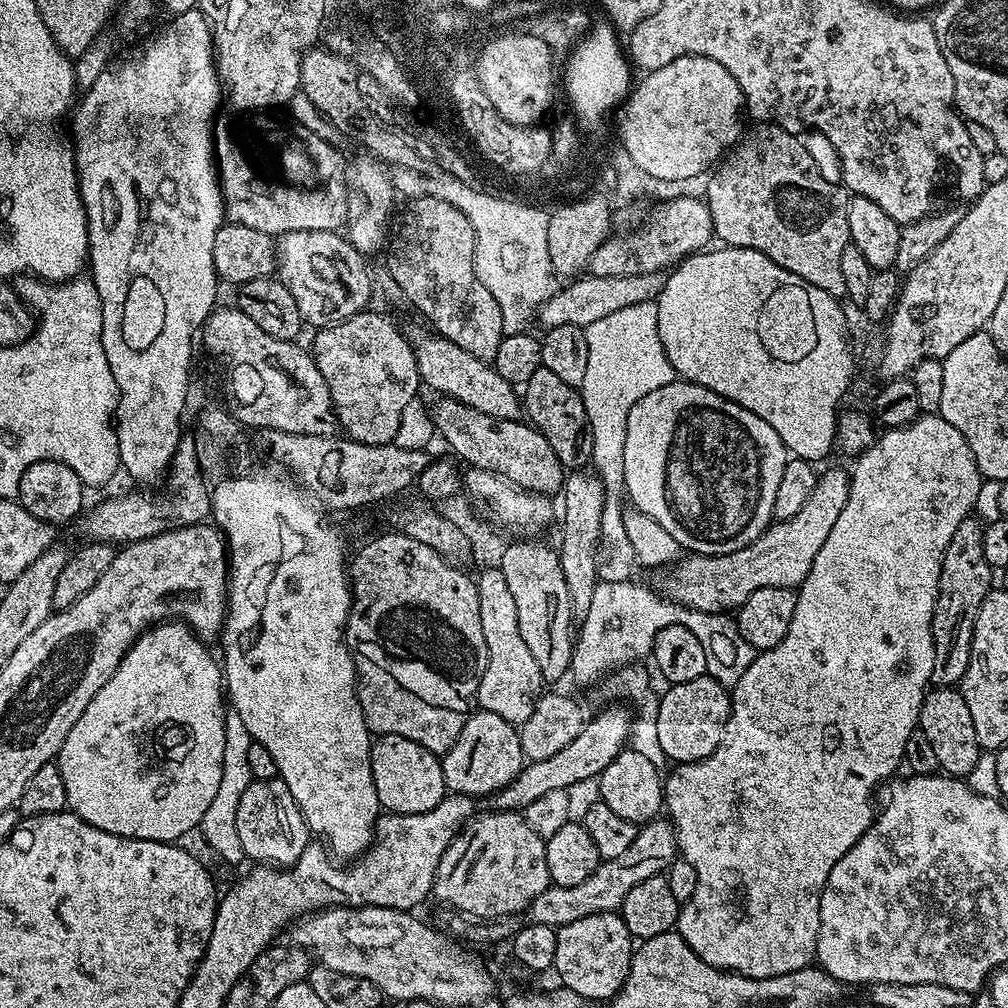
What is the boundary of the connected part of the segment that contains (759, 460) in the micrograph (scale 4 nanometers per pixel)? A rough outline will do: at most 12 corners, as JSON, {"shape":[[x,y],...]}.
{"shape":[[677,378],[634,402],[624,490],[698,556],[773,523],[774,426]]}

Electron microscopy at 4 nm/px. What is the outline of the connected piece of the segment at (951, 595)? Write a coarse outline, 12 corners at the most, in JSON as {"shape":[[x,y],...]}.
{"shape":[[970,514],[942,558],[932,623],[936,686],[959,685],[974,618],[994,588]]}

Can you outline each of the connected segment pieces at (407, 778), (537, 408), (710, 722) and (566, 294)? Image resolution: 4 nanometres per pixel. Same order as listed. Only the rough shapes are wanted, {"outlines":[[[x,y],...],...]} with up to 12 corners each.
{"outlines":[[[401,736],[372,746],[385,813],[422,814],[446,795],[435,752]],[[540,367],[522,408],[566,470],[592,463],[579,391]],[[710,675],[665,687],[658,743],[669,761],[704,760],[732,713]],[[659,272],[581,275],[538,313],[541,329],[590,327],[598,318],[650,302]]]}

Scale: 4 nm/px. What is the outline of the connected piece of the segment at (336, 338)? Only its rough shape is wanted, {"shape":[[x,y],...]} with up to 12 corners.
{"shape":[[383,311],[315,333],[343,435],[390,444],[421,391]]}

